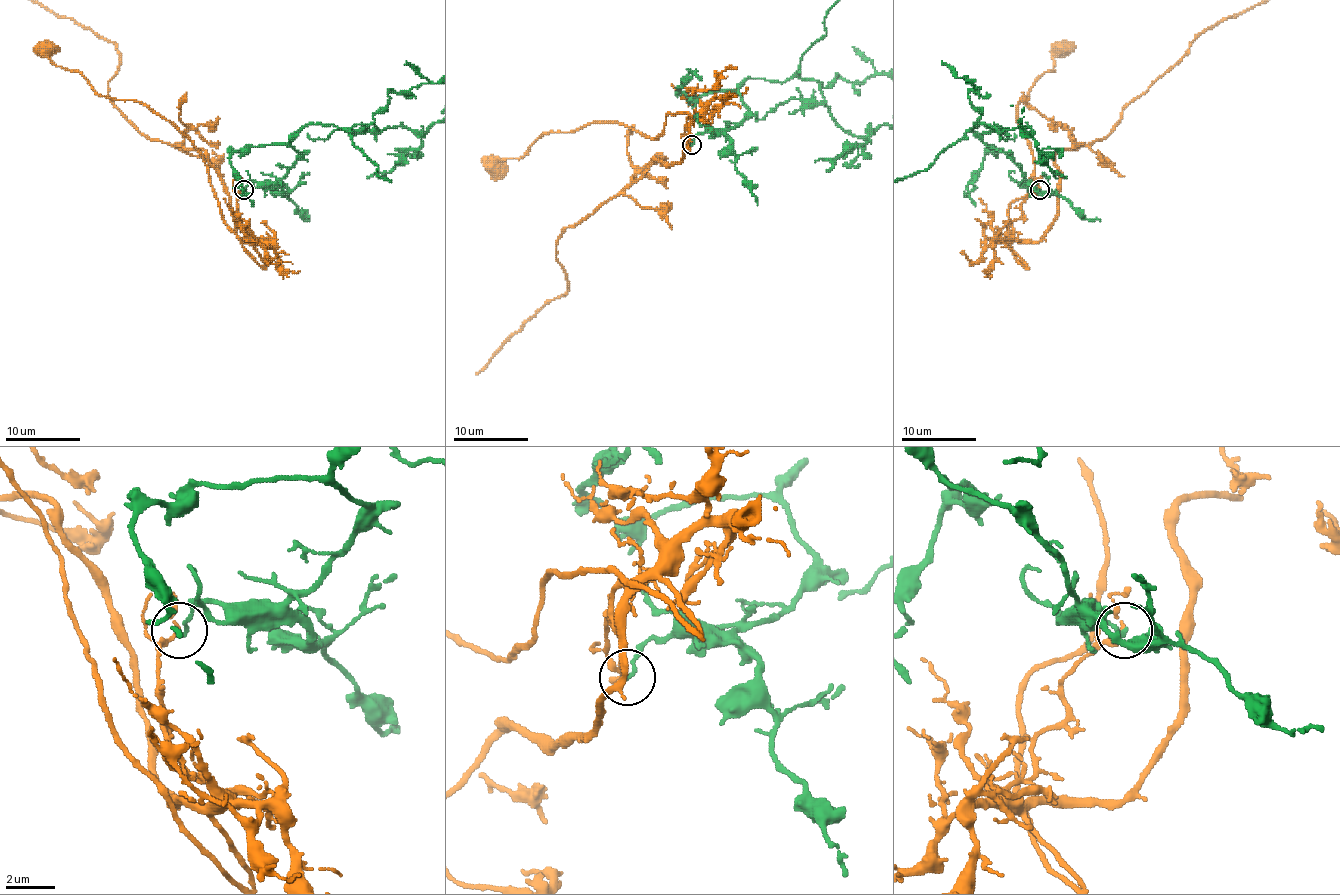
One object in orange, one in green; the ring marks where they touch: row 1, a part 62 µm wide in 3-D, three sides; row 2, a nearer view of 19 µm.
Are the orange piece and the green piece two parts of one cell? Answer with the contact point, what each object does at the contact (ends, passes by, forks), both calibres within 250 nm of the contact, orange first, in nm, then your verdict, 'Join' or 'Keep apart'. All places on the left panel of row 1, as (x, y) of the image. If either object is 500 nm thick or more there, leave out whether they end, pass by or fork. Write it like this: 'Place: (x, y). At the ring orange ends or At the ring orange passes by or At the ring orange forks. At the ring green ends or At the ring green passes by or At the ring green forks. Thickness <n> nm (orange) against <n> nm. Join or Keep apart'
Place: (243, 190). At the ring orange passes by. At the ring green ends. Thickness 140 nm (orange) against 170 nm. Keep apart

